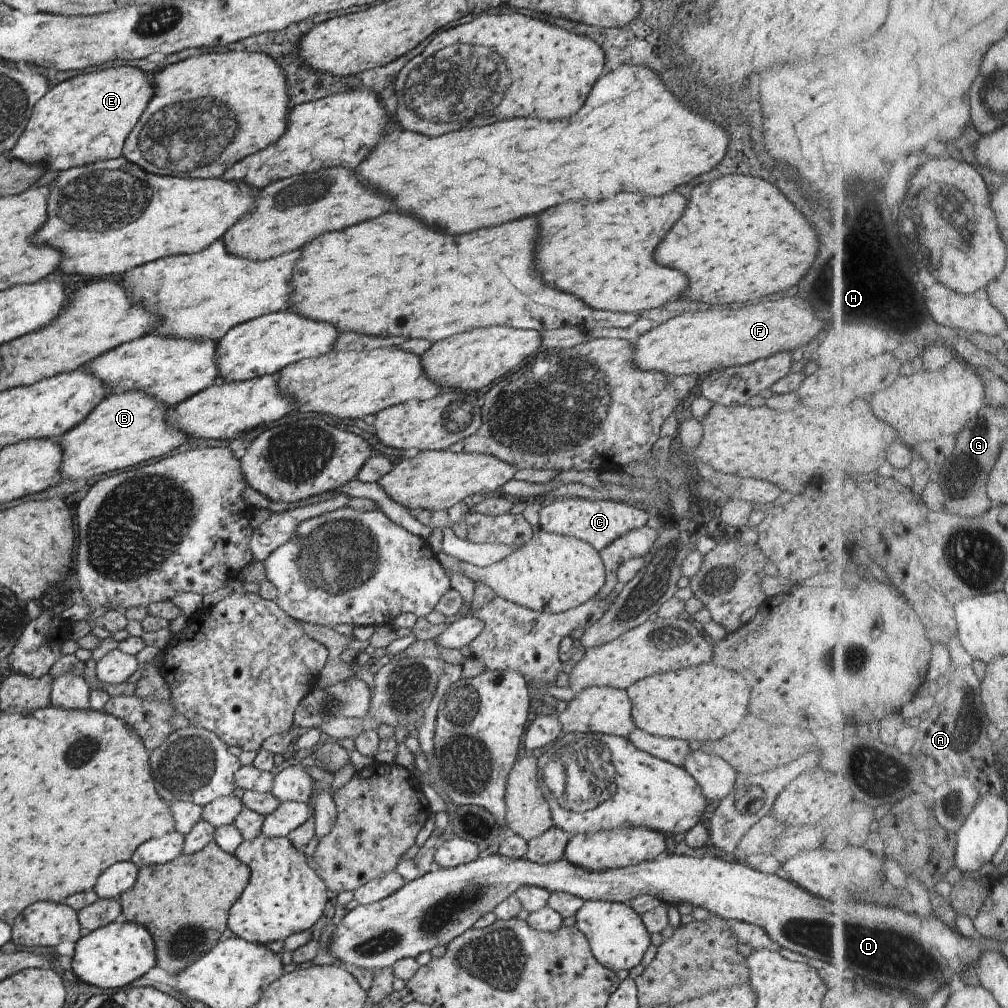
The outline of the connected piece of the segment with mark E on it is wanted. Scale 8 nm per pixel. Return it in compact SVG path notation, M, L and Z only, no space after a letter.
M120 66L87 72L51 85L48 92L35 102L33 112L27 118L27 128L21 132L9 154L22 162L41 164L46 170L55 172L121 156L124 141L152 98L152 77L152 74L141 72L137 68Z

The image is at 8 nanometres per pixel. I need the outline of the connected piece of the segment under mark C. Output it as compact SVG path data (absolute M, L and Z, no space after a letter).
M550 498L543 501L538 511L538 529L551 534L569 536L589 544L595 551L601 551L622 535L645 526L651 512L624 502L590 501L587 499Z

